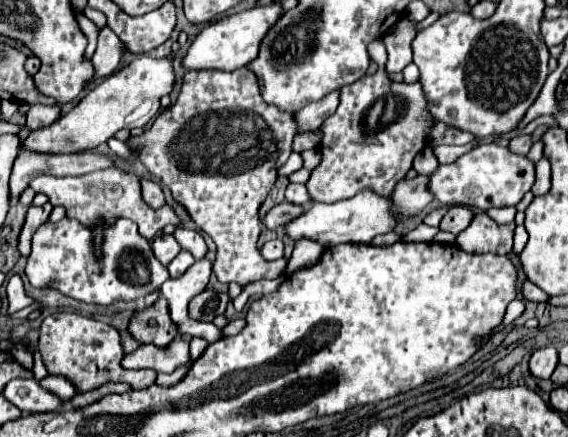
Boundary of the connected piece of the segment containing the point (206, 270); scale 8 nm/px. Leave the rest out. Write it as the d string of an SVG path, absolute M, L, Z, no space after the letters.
M207 258L197 260L183 276L171 278L161 286L161 294L169 302L169 314L173 324L177 326L179 334L201 336L207 342L219 340L219 328L215 324L205 324L189 318L189 302L207 288L211 276L211 262Z

